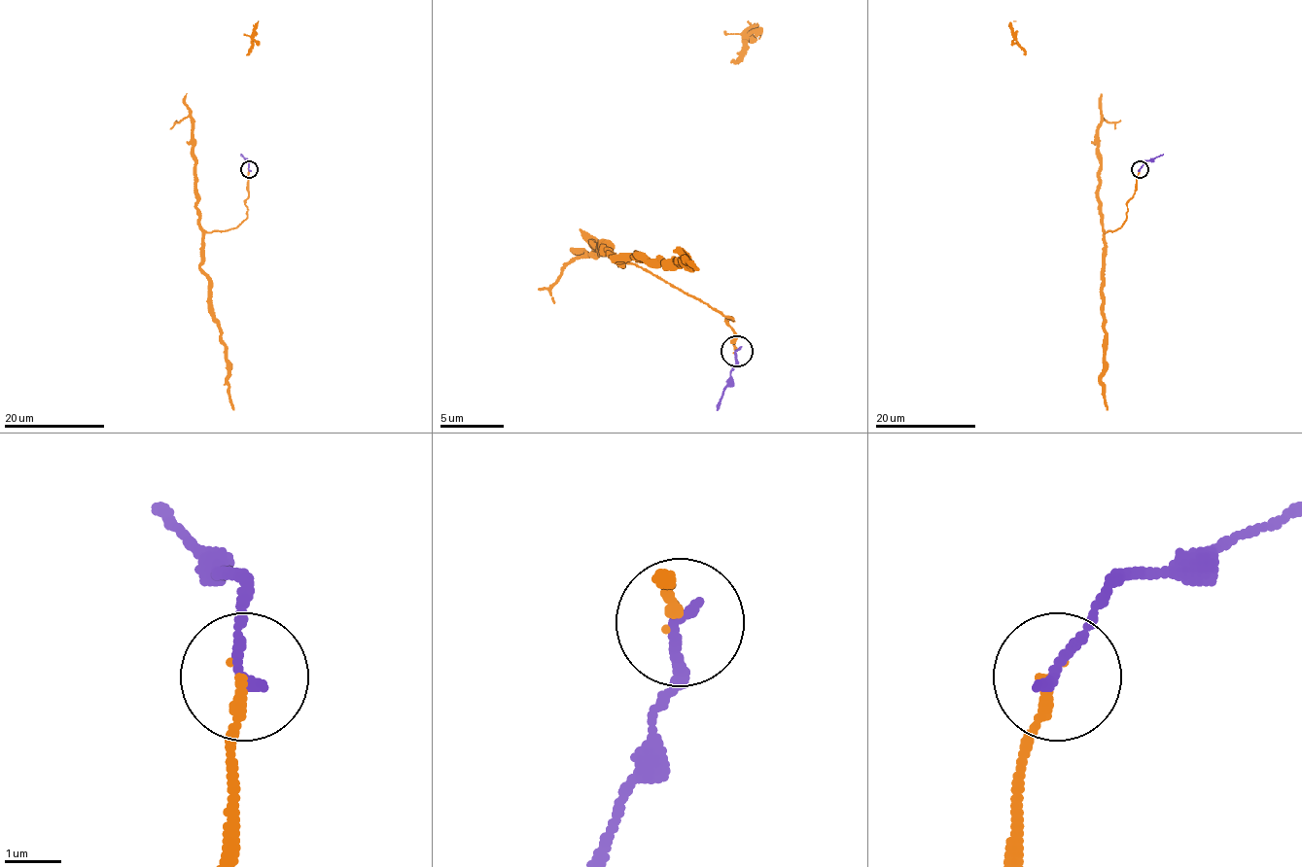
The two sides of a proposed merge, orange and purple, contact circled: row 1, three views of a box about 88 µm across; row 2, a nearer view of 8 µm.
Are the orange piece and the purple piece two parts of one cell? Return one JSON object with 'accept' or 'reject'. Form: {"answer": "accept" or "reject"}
{"answer": "accept"}

